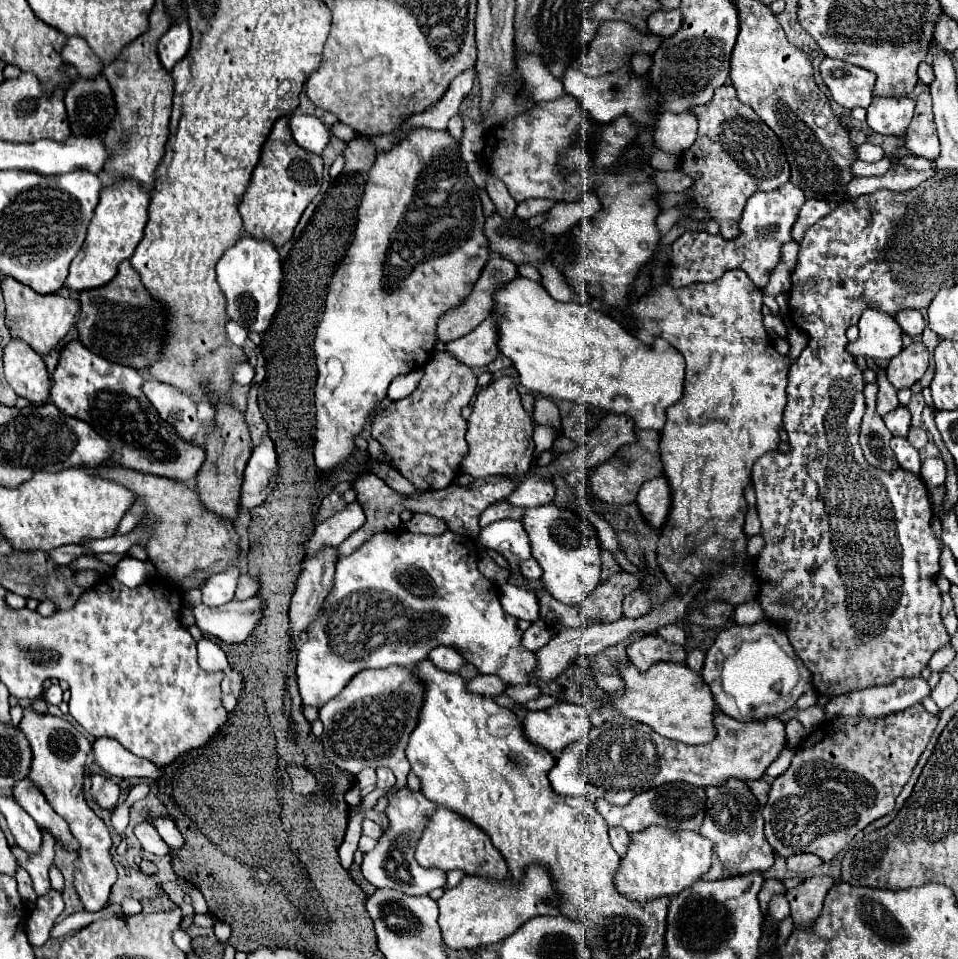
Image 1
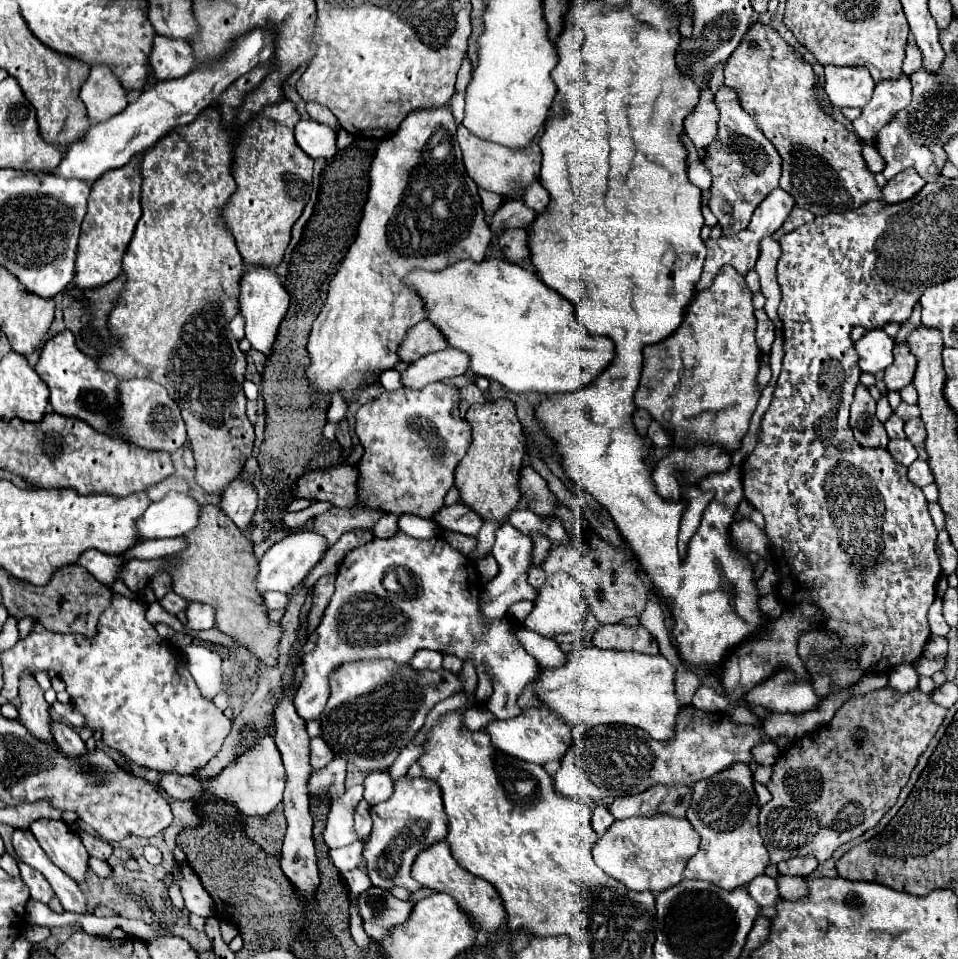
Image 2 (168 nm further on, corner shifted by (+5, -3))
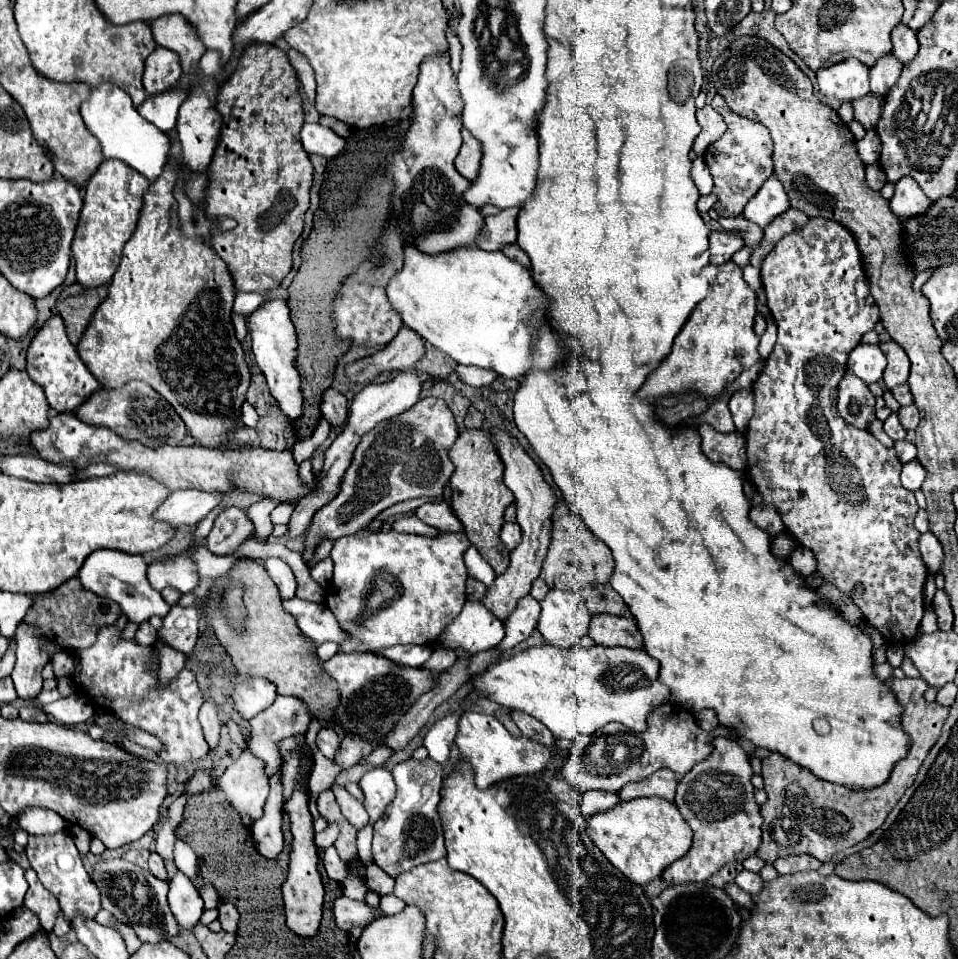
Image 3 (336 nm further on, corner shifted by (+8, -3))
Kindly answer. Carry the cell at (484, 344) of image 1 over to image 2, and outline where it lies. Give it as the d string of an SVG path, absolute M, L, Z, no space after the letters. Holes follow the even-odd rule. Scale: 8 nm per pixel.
M456 348L426 354L400 374L400 382L408 390L422 390L430 382L462 376L468 370L468 356Z

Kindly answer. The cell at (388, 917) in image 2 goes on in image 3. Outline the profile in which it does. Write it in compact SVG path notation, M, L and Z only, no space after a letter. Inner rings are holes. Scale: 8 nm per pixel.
M337 898L333 906L335 922L341 930L349 932L355 926L369 926L375 918L381 916L379 908L371 908L365 900L351 900L351 898Z

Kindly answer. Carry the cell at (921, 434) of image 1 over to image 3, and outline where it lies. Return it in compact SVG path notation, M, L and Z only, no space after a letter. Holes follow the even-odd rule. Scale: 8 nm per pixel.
M915 404L899 408L897 414L899 414L899 420L901 420L905 430L915 430L917 428L917 424L919 424L919 410L917 410Z

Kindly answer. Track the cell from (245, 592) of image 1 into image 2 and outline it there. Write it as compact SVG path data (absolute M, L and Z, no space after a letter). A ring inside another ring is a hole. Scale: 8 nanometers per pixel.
M296 532L288 534L284 540L276 542L262 558L260 558L260 572L258 572L258 590L278 590L278 592L292 592L308 572L322 560L326 552L326 538L316 532Z

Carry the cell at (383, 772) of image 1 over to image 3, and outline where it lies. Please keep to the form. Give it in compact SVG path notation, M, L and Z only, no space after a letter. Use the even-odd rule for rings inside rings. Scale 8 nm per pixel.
M373 768L359 780L359 786L365 794L365 810L369 812L371 822L375 822L383 814L385 806L393 802L395 794L393 776L387 768Z

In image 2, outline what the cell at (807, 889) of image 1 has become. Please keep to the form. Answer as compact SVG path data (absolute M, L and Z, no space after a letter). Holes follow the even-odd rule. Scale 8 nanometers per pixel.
M778 876L778 890L780 896L786 900L800 900L806 894L806 882L804 878L796 878L796 876Z

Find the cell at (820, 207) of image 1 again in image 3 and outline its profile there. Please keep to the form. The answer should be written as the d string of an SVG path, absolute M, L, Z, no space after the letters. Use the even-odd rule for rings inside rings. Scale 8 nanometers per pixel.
M789 208L787 212L783 212L781 216L777 216L777 218L763 230L763 232L765 232L765 238L763 238L761 246L753 252L751 264L757 266L757 268L761 268L761 262L763 262L763 258L765 258L765 254L769 254L769 252L773 250L773 246L775 246L785 234L789 234L789 232L805 226L807 220L809 220L809 218L807 218L801 210L795 210L795 208Z

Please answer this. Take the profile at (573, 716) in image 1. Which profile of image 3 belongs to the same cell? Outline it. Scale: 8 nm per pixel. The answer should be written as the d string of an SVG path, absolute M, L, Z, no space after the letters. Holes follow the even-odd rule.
M465 712L459 718L459 730L455 736L455 744L461 750L461 760L469 760L475 770L475 782L485 788L493 782L499 782L501 778L513 778L513 776L525 776L541 772L549 758L551 750L531 738L525 736L513 736L495 716L479 714L479 712Z

